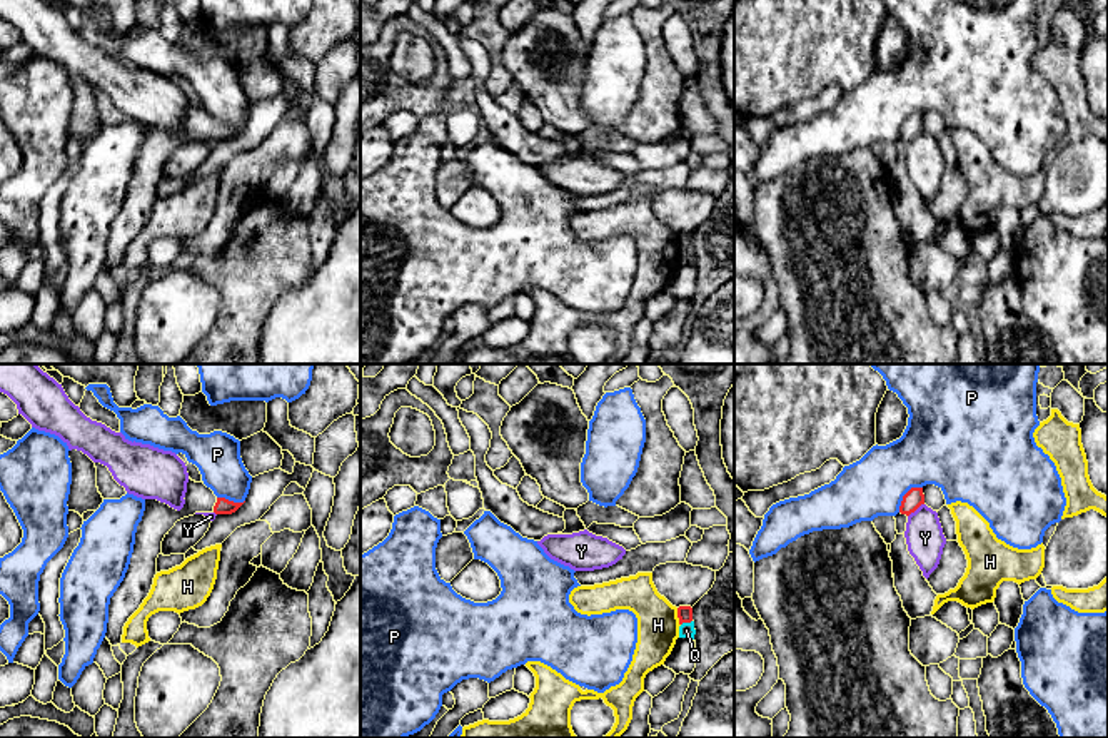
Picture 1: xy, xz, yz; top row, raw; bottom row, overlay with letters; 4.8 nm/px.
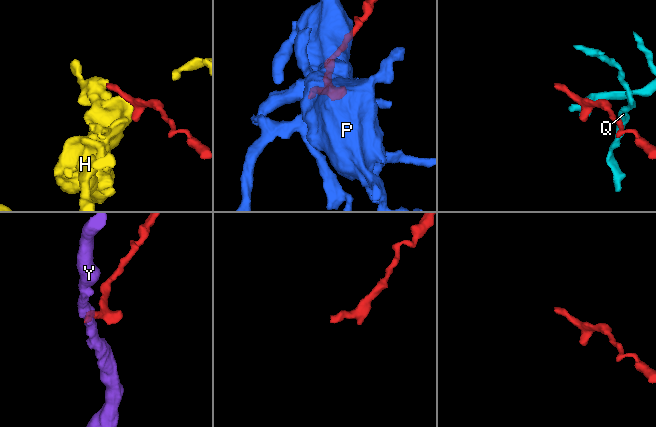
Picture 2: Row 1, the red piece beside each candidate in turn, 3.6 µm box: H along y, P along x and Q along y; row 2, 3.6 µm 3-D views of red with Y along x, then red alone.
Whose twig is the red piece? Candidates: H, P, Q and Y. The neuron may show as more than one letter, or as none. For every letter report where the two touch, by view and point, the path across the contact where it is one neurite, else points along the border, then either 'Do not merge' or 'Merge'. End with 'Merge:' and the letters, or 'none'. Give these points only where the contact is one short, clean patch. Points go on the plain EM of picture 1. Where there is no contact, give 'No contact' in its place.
H: Touches red at xz (678, 242). Boundary: xz (676, 234), (679, 251). Do not merge
P: Touches red at yz (905, 121). Do not merge
Q: Touches red at xz (686, 247). Do not merge
Y: Touches red at yz (915, 136). Boundary: yz (923, 129), (908, 142). Do not merge
Merge: none

